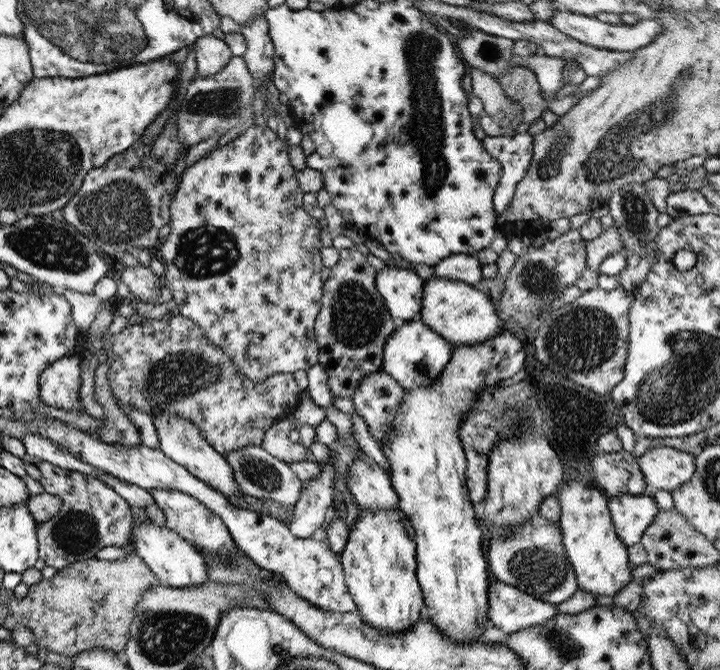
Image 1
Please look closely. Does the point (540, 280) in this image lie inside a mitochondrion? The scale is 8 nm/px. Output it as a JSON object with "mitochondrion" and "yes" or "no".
{"mitochondrion":"yes"}

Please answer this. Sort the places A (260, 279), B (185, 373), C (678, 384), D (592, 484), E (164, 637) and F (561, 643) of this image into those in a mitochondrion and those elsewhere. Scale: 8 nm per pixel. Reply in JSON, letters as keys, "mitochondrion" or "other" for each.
{"A":"other","B":"mitochondrion","C":"mitochondrion","D":"other","E":"mitochondrion","F":"mitochondrion"}

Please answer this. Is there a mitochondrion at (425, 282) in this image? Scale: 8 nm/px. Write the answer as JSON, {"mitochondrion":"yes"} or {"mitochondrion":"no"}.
{"mitochondrion":"no"}

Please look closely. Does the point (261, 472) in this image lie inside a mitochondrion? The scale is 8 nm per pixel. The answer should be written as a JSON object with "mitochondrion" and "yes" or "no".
{"mitochondrion":"yes"}

